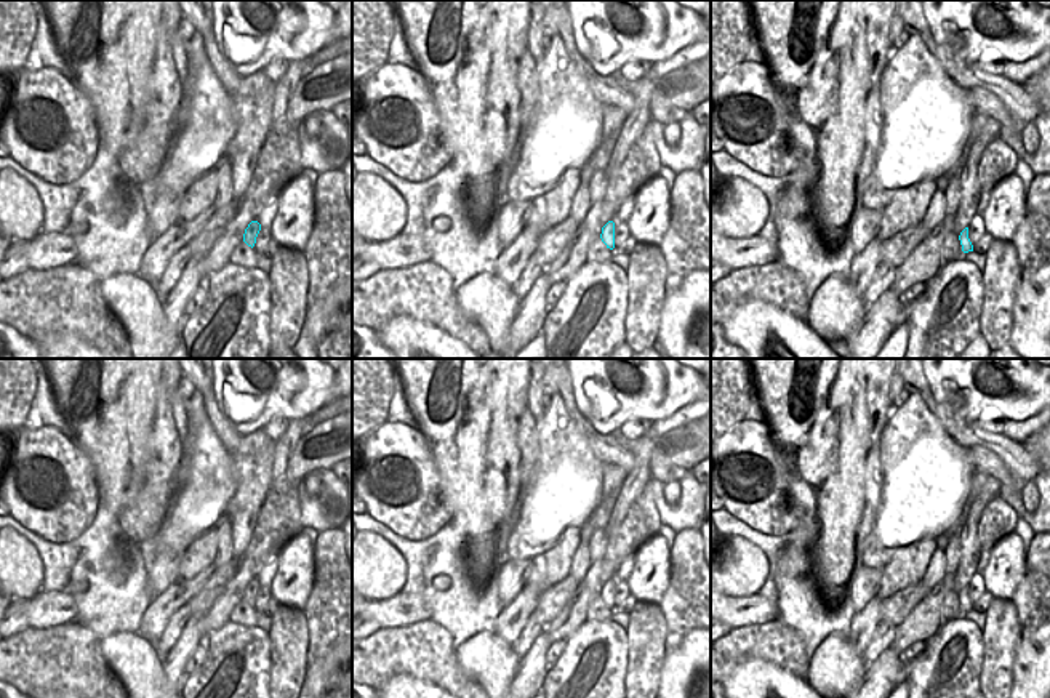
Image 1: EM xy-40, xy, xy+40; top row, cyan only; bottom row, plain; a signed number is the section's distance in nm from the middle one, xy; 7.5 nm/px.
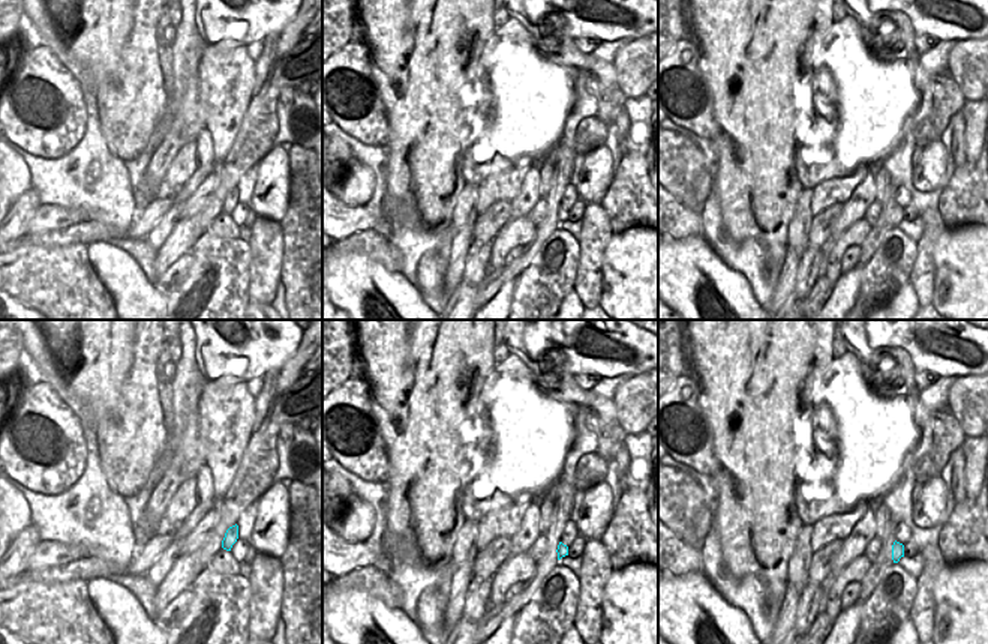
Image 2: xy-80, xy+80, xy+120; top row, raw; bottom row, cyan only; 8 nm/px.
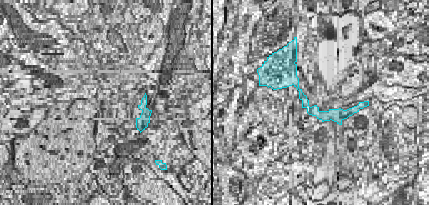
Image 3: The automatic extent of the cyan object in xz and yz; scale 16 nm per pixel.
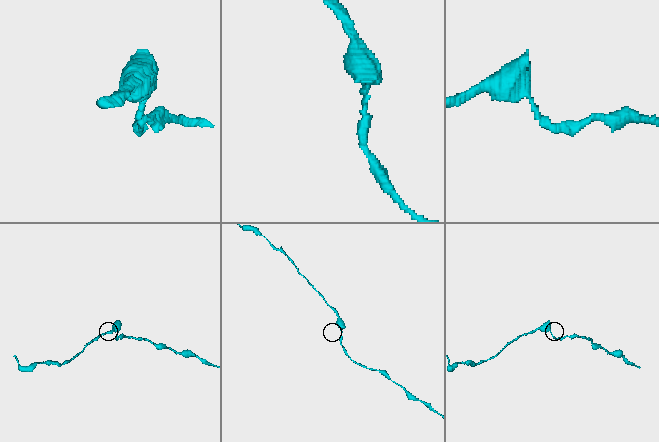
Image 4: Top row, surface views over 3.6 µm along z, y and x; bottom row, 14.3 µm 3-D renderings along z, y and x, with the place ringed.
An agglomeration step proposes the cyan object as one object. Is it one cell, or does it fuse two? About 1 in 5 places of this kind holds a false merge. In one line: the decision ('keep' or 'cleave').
keep

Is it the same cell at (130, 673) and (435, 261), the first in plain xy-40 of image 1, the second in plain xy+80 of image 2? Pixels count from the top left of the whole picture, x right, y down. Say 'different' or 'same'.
same

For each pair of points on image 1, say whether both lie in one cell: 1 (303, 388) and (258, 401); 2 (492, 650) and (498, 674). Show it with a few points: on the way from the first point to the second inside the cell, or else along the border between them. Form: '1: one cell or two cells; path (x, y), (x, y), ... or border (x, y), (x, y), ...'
1: one cell; path (292, 388), (276, 388), (269, 393)
2: one cell; path (492, 657), (493, 668)

